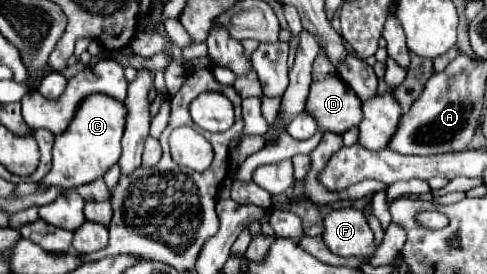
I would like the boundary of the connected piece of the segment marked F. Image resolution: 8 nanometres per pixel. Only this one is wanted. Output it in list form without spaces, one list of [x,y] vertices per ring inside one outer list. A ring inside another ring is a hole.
[[[342,208],[334,210],[324,218],[322,234],[328,250],[336,256],[366,256],[372,258],[376,252],[374,234],[360,210]]]

